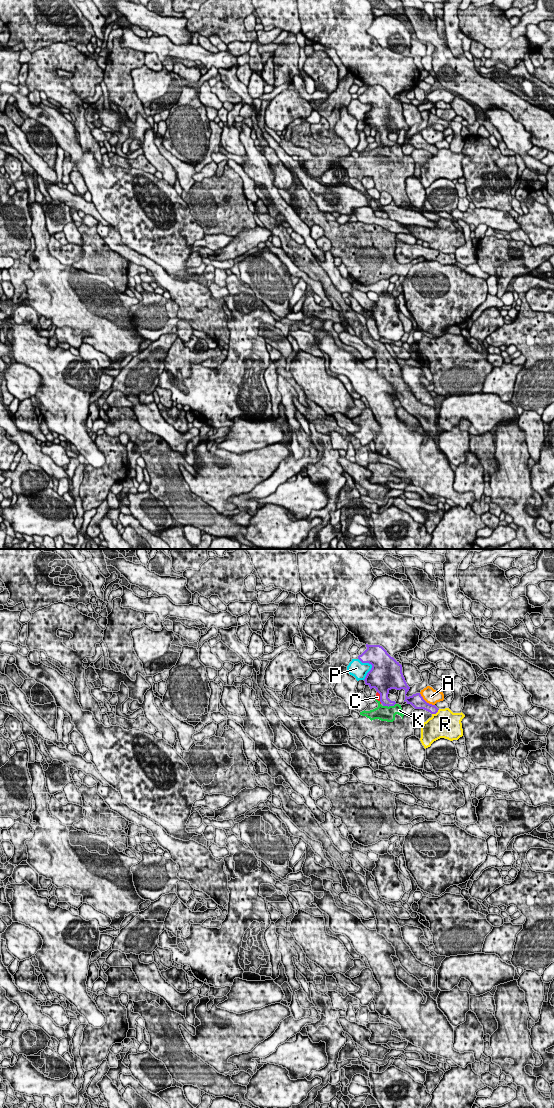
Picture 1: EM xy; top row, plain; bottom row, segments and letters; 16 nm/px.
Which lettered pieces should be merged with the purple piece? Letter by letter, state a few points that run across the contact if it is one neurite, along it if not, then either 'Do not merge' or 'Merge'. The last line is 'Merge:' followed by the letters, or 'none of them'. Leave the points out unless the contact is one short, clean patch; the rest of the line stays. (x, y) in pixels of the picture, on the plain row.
A: Do not merge
C: Line: xy (377, 131), (381, 142). Do not merge
K: Line: xy (395, 143), (383, 146). Do not merge
P: Do not merge
R: Do not merge
Merge: none of them

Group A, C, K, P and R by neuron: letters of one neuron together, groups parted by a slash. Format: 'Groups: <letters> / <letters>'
Groups: A / C K / P / R

